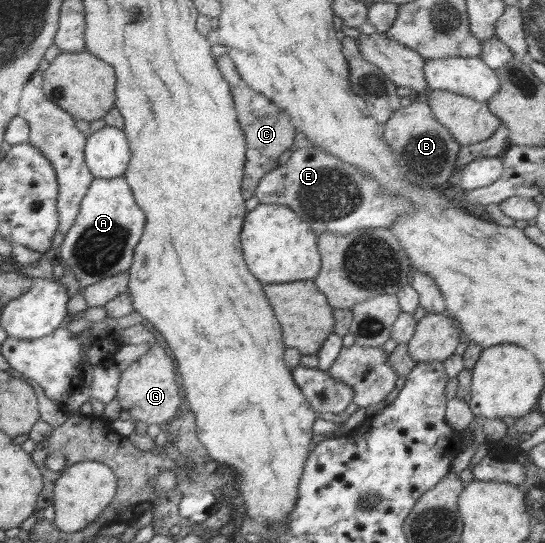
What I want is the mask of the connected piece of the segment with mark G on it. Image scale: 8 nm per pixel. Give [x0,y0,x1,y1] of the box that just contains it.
[115,341,182,427]

